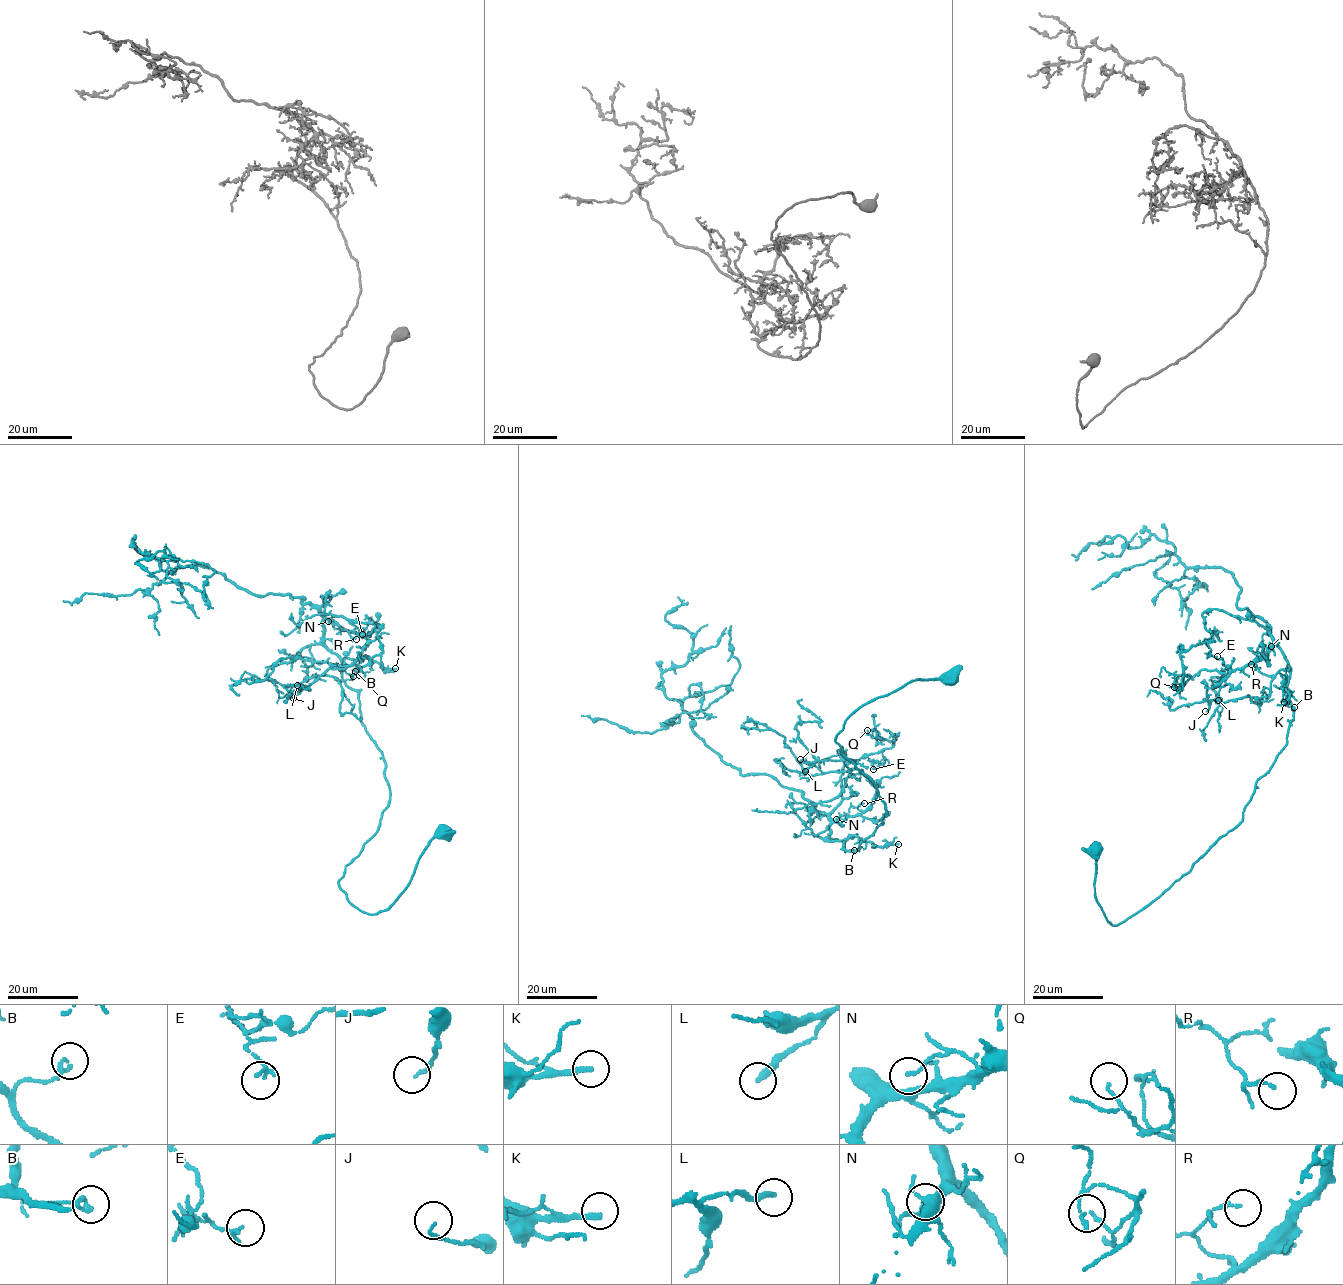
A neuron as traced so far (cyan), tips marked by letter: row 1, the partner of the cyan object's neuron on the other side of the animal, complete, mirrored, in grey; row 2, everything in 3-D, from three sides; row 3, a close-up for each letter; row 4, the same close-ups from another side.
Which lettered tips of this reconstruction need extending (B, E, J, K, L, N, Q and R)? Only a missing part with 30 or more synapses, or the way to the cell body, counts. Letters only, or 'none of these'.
K

